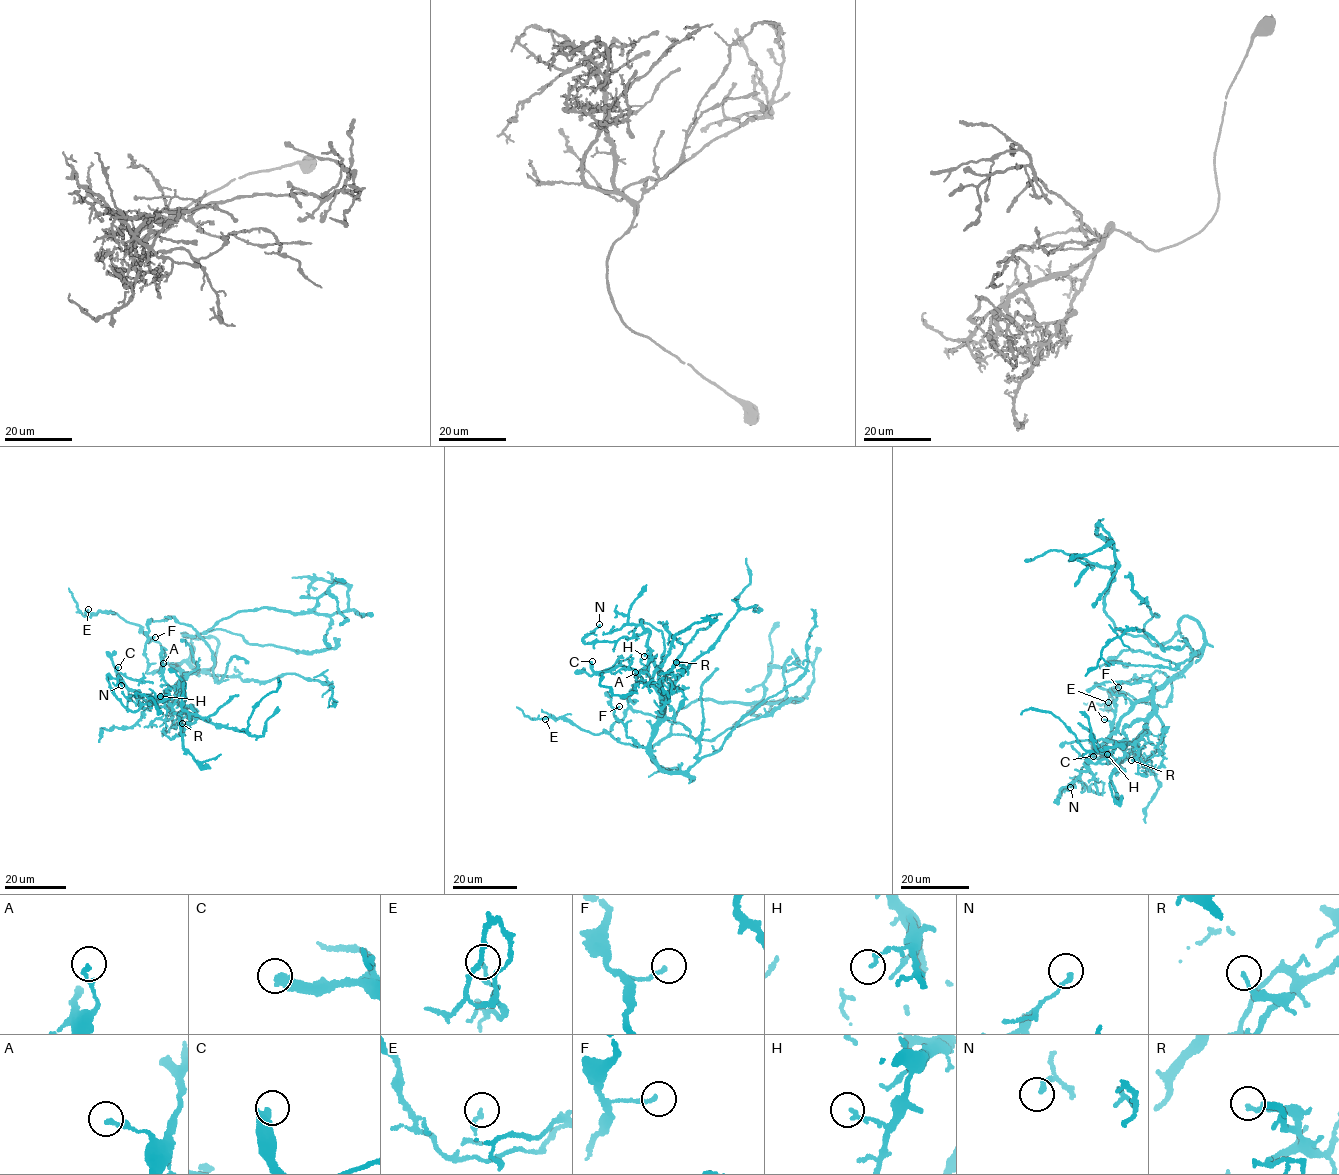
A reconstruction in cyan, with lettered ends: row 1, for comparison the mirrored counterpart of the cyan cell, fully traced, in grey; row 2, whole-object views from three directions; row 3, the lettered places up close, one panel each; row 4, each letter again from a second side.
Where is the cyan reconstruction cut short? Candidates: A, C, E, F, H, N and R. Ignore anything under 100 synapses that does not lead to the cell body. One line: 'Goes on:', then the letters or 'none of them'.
Goes on: none of them

